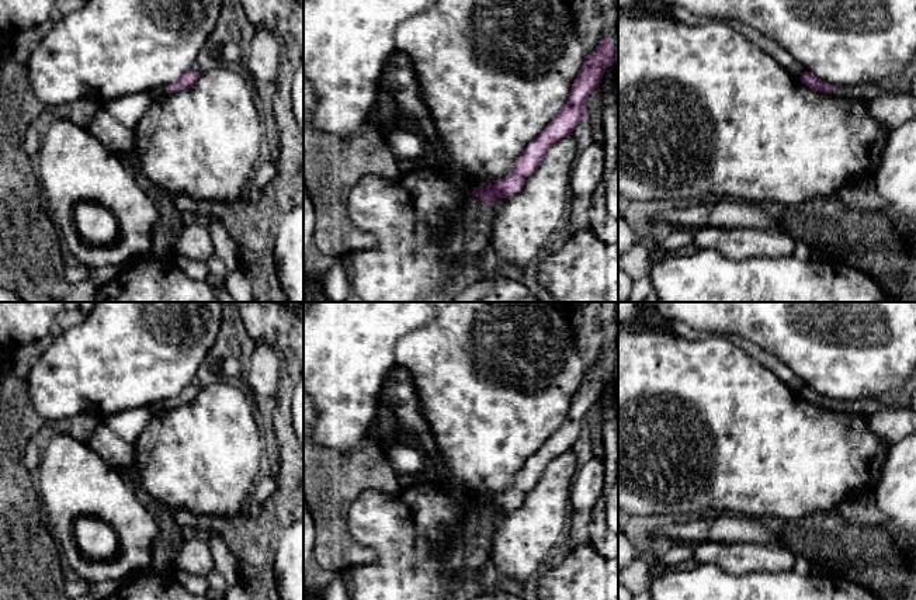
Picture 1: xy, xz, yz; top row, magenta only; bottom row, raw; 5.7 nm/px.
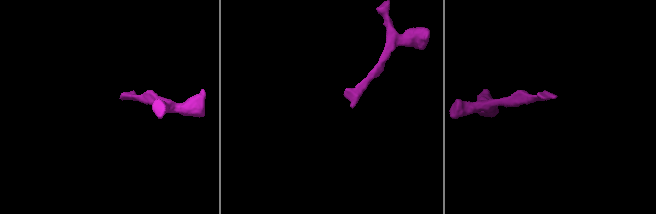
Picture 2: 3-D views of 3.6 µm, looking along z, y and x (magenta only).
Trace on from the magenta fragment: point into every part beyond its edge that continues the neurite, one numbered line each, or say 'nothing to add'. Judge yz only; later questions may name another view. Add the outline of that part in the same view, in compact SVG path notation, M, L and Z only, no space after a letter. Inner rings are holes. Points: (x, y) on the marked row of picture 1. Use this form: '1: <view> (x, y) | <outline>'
1: yz (868, 92) | M875 83L857 84L851 87L835 86L832 94L837 97L861 100L870 104L881 93L881 89Z

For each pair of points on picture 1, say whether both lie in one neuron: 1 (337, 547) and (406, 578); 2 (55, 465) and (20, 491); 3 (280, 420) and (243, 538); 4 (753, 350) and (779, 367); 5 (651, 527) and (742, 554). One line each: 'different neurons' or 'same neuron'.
1: different neurons
2: different neurons
3: same neuron
4: same neuron
5: different neurons

